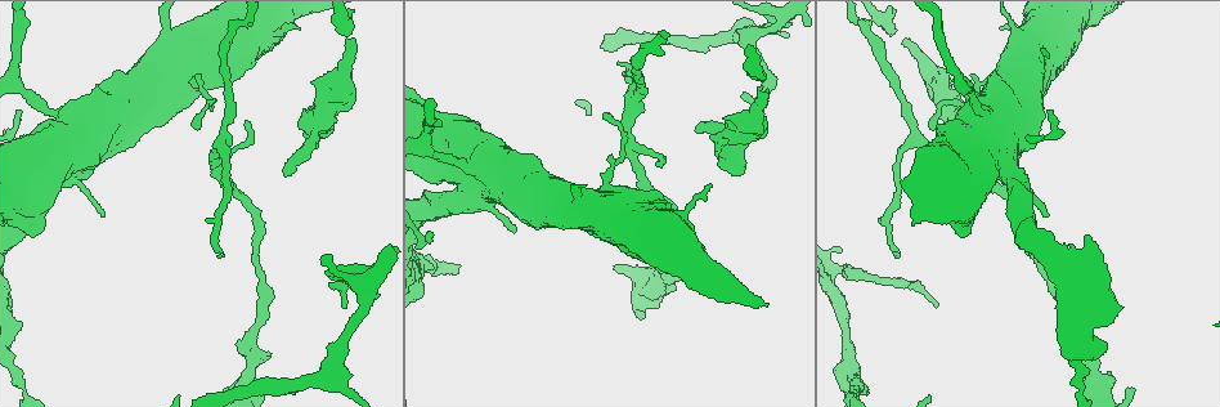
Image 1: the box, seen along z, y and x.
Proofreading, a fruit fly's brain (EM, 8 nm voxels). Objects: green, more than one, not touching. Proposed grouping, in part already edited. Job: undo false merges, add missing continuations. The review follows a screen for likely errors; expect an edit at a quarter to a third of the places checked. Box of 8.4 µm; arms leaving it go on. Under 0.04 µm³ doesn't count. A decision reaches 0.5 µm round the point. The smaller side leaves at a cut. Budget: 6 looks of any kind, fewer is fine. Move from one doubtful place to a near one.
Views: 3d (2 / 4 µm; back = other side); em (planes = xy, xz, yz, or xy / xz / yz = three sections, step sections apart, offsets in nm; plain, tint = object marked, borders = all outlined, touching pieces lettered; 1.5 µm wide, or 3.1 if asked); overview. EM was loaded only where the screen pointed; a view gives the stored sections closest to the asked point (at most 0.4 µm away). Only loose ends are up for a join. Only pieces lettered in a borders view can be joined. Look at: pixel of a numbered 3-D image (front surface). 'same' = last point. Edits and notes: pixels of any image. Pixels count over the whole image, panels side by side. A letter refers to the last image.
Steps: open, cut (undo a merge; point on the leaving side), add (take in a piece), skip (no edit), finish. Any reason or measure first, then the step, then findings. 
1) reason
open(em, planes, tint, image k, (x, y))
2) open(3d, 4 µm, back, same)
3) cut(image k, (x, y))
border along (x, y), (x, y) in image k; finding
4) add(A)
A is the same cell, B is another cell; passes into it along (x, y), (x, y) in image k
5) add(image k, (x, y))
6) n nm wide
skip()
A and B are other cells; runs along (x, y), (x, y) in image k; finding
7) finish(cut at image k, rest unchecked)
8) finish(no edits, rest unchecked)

calibre changes
open(3d, 4 µm, back, image 1, (978, 113))

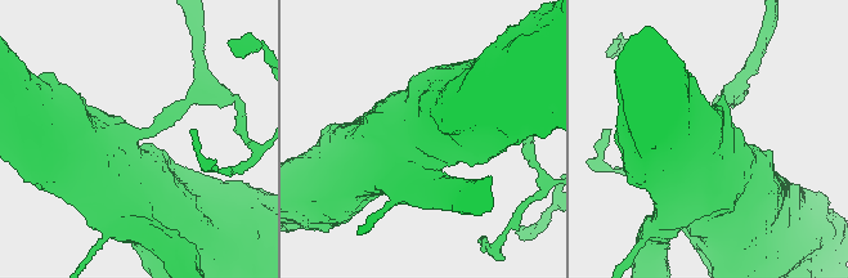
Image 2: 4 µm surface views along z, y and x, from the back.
need the tissue
open(em, xy, step 4, tint, image 2, (144, 132))

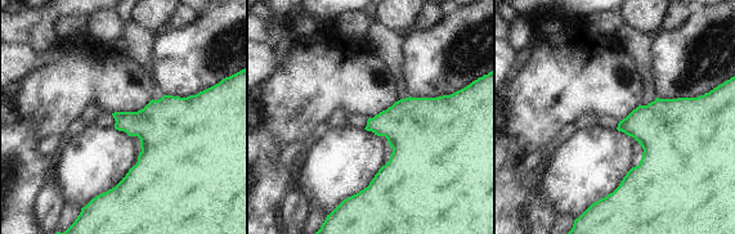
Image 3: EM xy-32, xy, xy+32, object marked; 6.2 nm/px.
open(em, planes, borders, same)

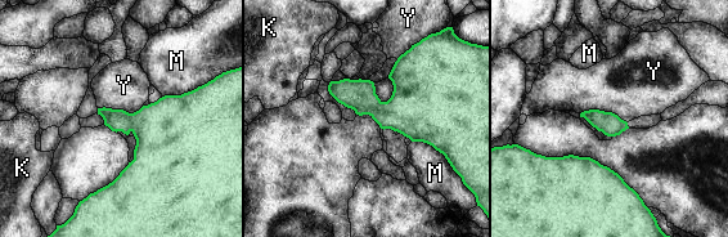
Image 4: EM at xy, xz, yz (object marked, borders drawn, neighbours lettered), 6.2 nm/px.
skip()
K, M and Y are other cells; border along (580, 112), (611, 111), (627, 123) in image 4; continuous, no second neuron

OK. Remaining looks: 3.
thick end
open(em, planes, borders, image 1, (737, 173))

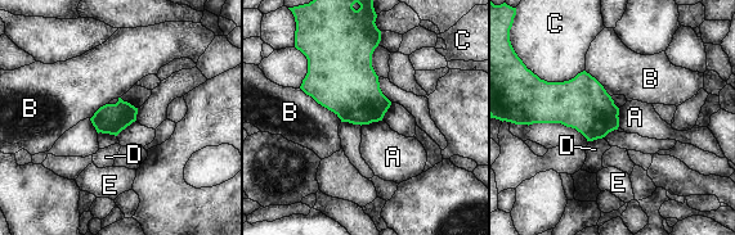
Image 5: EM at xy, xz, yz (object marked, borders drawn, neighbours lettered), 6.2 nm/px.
skip()
A, B, C, D and E are other cells; none of them fits

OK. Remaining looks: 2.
finish(no edits, rest unchecked)

